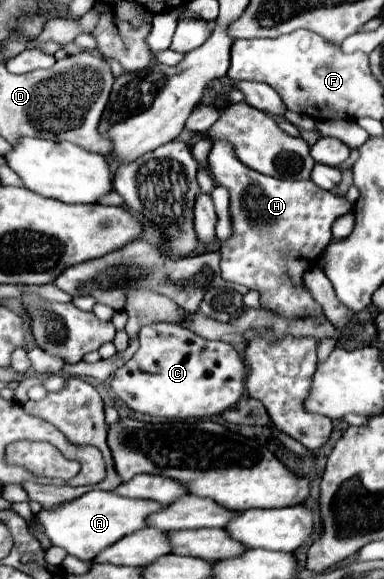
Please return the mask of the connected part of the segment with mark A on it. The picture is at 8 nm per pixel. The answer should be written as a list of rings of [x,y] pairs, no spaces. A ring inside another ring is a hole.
[[[89,491],[69,503],[61,503],[55,507],[41,509],[35,519],[29,523],[29,533],[35,535],[37,527],[43,529],[43,533],[49,537],[51,545],[63,547],[69,555],[75,555],[83,561],[93,561],[93,557],[109,547],[111,543],[119,541],[127,533],[133,533],[137,529],[145,527],[145,517],[153,511],[159,511],[163,505],[155,501],[143,501],[143,499],[125,499],[119,495],[113,495],[109,491]]]

